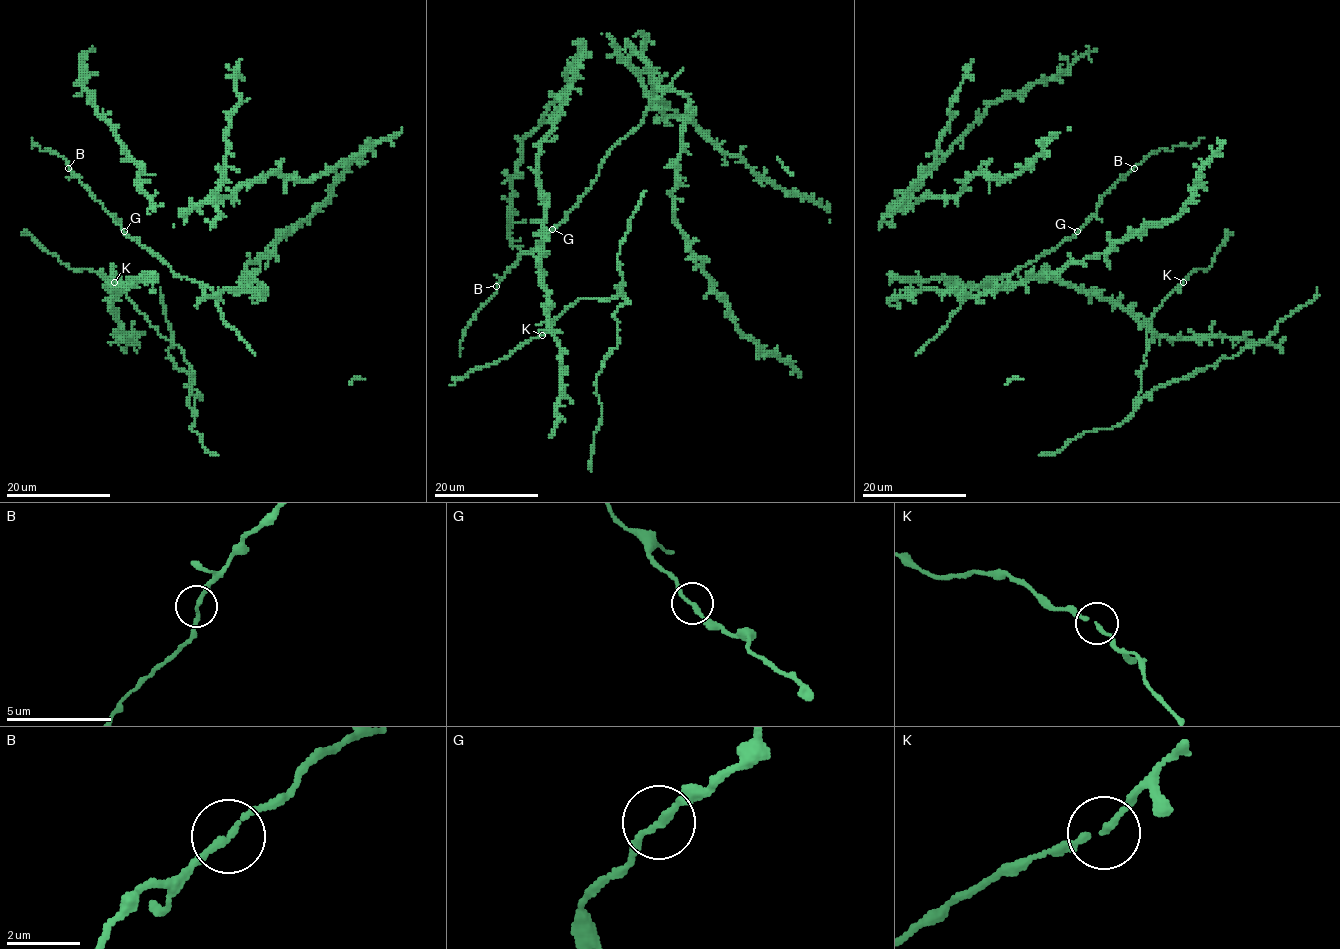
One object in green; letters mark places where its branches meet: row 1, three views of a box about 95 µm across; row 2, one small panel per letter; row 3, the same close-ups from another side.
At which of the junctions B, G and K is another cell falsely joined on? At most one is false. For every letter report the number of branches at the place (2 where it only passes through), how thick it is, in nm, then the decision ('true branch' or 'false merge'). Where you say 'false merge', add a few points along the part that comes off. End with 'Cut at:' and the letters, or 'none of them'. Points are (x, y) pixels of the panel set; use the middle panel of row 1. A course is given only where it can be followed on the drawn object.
B: 2 | 170 nm | true branch
G: 2 | 170 nm | true branch
K: 2 | 150 nm | true branch
Cut at: none of them

